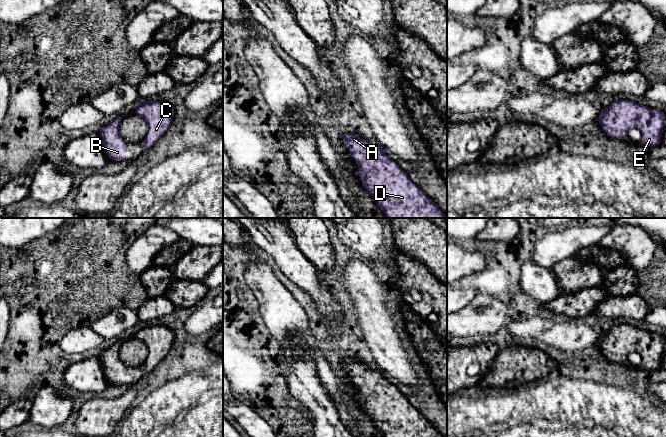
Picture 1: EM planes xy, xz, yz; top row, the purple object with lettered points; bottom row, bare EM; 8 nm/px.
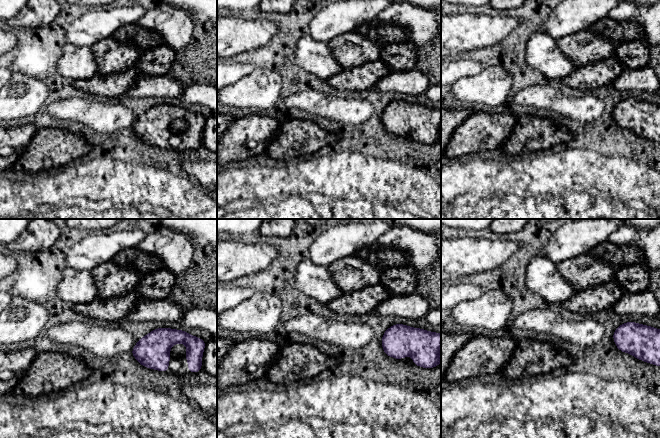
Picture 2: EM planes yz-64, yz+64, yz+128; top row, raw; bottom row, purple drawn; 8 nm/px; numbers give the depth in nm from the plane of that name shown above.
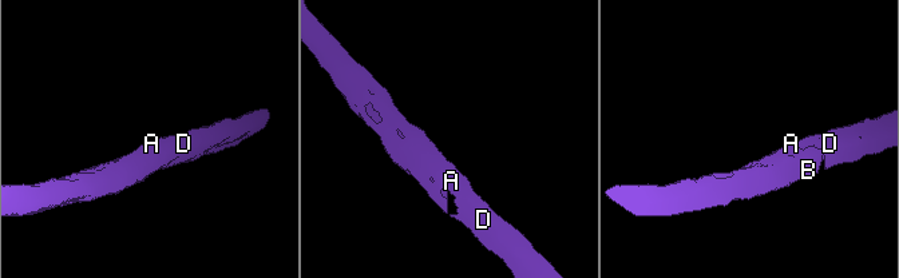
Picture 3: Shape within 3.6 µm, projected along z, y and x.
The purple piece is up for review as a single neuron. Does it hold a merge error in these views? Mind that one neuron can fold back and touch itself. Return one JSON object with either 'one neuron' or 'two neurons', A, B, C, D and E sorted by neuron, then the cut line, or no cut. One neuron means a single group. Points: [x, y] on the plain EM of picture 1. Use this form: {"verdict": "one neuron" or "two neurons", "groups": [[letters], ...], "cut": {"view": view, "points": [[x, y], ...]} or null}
{"verdict": "one neuron", "groups": [["A", "B", "C", "D", "E"]], "cut": null}

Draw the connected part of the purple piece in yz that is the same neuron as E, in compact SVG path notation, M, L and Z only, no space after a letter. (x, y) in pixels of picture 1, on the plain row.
M620 323L602 334L597 342L609 361L624 364L633 352L641 355L642 368L653 371L661 368L666 338L662 334Z

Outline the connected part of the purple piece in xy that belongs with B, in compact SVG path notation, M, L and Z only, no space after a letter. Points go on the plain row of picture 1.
M121 340L116 342L99 355L99 359L105 373L105 377L110 385L125 385L125 364L119 356Z

